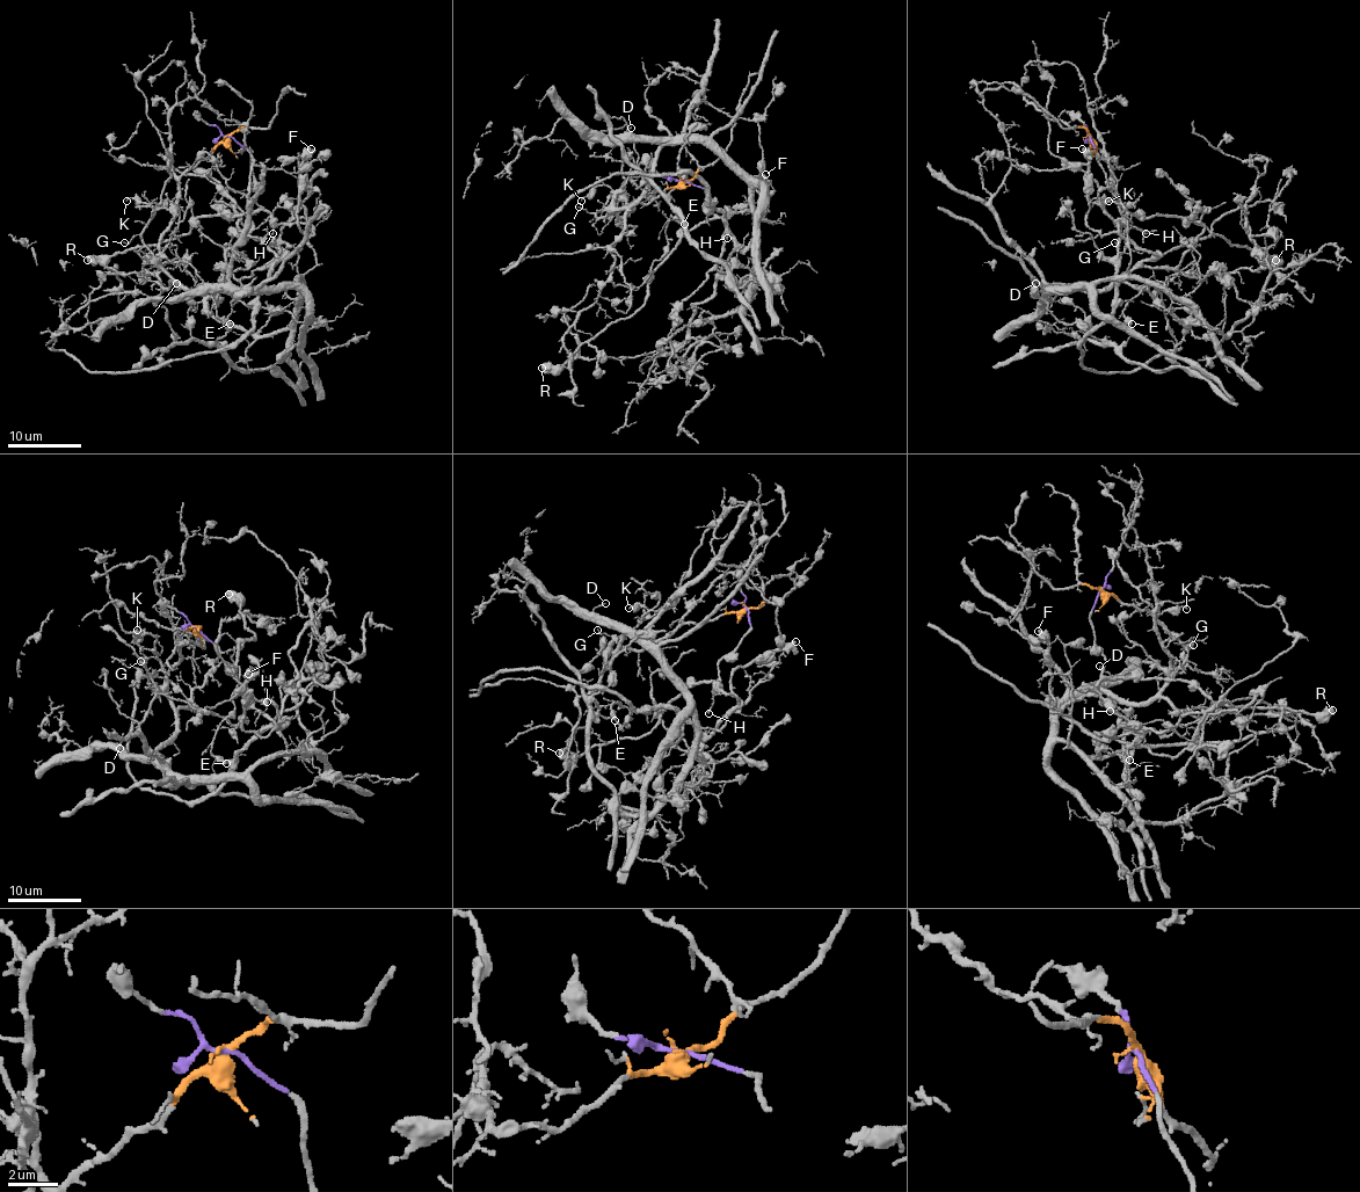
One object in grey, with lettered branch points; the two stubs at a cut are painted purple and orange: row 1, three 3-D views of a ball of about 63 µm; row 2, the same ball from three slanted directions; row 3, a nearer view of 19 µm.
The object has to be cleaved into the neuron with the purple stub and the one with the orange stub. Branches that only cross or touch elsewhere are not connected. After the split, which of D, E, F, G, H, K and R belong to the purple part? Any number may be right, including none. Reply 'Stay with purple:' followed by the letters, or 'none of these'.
Stay with purple: F, H, R

